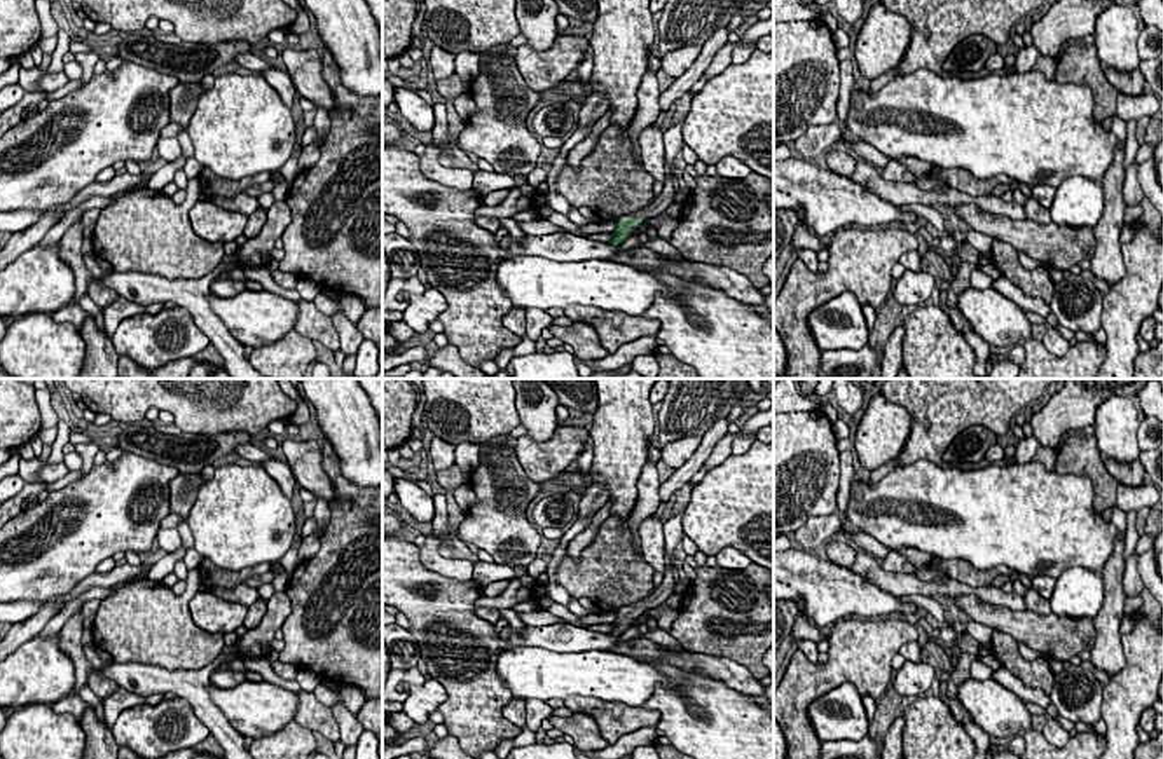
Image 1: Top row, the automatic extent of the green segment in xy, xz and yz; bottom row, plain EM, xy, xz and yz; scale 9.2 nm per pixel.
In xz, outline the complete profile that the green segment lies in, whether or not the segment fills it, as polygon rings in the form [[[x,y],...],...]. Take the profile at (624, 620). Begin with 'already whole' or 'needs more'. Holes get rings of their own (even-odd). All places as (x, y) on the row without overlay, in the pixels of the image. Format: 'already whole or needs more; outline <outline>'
needs more; outline [[[679,509],[679,513],[674,518],[669,518],[664,523],[665,572],[664,572],[664,579],[662,579],[660,586],[655,588],[646,598],[643,598],[632,605],[622,607],[616,614],[616,619],[611,623],[615,626],[615,630],[609,632],[609,635],[613,635],[613,637],[622,635],[627,628],[632,626],[634,619],[643,616],[644,611],[657,609],[671,595],[674,595],[676,579],[672,576],[672,567],[678,564],[674,550],[685,536],[685,532],[683,532],[683,511],[685,509]]]

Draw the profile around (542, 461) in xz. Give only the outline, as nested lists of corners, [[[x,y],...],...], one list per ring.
[[[559,426],[545,443],[534,443],[527,434],[517,438],[515,454],[526,475],[543,485],[573,464],[588,436],[585,427]]]

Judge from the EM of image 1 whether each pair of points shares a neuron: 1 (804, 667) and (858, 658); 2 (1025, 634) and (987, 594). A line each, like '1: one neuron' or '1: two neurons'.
1: one neuron
2: two neurons

